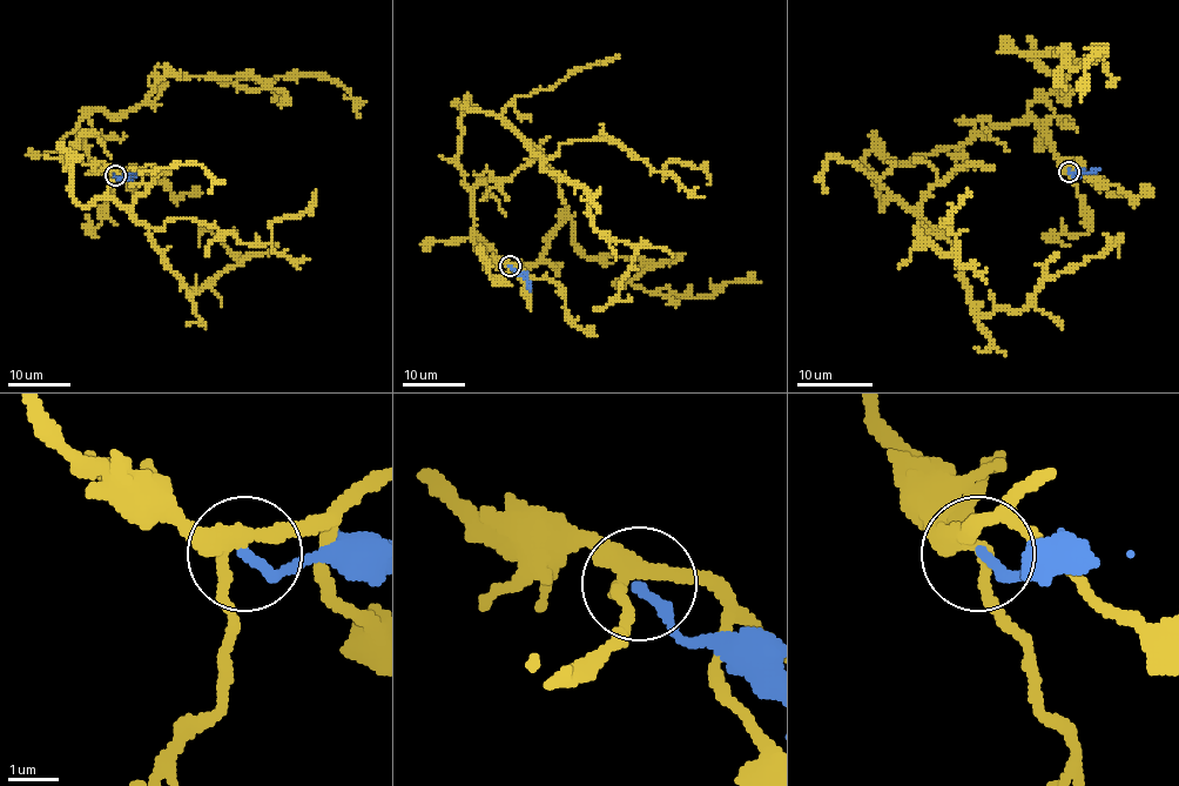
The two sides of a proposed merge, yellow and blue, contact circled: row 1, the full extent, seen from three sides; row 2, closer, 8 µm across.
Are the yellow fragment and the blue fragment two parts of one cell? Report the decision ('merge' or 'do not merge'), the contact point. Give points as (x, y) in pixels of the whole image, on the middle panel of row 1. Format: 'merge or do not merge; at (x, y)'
do not merge; at (510, 266)

